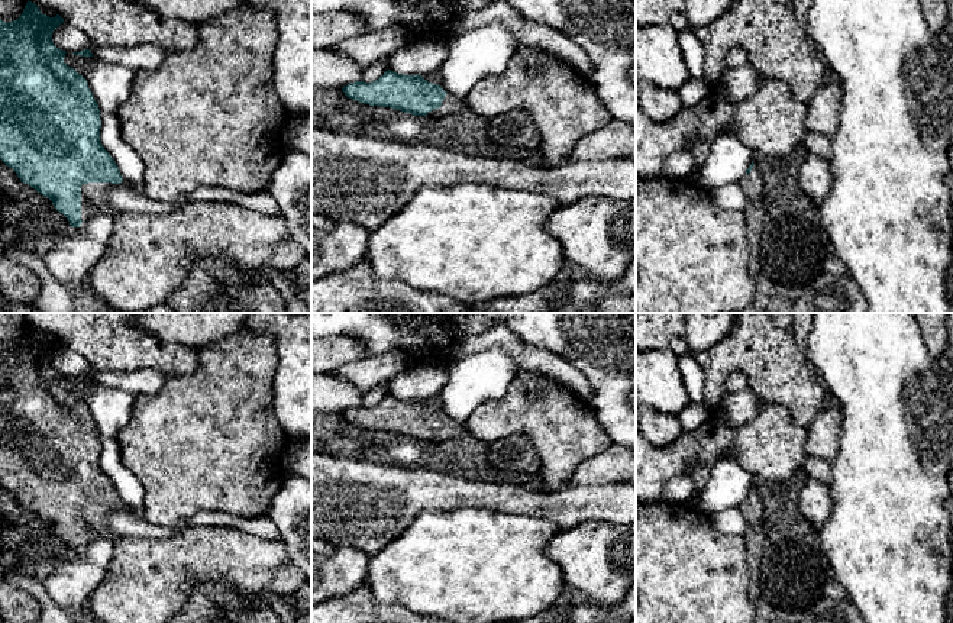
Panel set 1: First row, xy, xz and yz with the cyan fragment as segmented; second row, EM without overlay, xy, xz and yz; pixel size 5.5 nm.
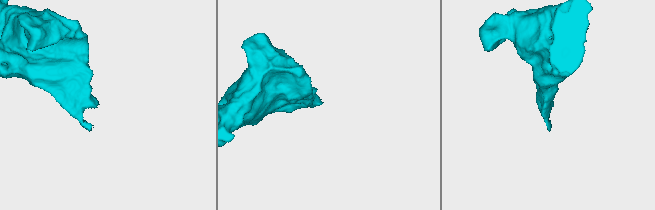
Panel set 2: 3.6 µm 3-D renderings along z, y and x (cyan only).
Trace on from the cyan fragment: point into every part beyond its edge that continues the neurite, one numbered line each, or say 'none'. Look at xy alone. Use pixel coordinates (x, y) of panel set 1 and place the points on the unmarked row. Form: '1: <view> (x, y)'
1: xy (94, 525)

